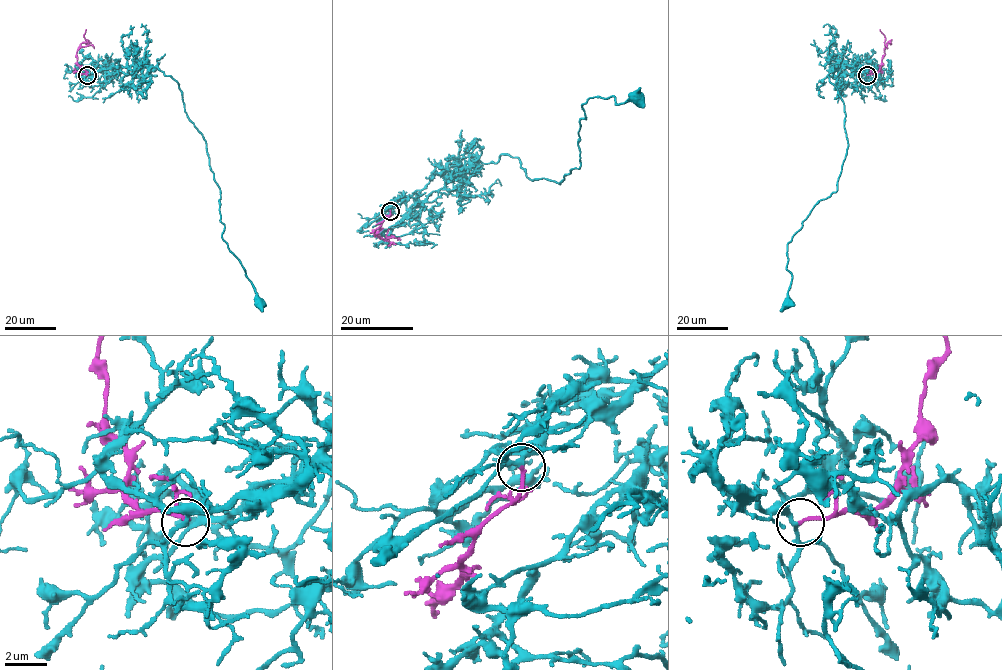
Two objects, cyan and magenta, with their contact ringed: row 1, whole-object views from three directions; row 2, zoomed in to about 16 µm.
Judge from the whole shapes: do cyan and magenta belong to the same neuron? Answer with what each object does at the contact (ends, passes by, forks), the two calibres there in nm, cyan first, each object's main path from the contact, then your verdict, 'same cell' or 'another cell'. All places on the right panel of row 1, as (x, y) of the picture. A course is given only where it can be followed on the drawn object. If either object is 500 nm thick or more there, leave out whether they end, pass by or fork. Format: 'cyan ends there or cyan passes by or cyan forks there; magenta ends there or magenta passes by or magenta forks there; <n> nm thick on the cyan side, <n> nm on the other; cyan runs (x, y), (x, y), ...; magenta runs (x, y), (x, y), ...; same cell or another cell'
cyan forks there; magenta ends there; 200 nm thick on the cyan side, 180 nm on the other; cyan runs (867, 75), (839, 65), (827, 75), (844, 104), (848, 148), (837, 190), (816, 204), (788, 243), (787, 300); magenta runs (867, 75), (878, 71), (887, 46), (880, 29); same cell

